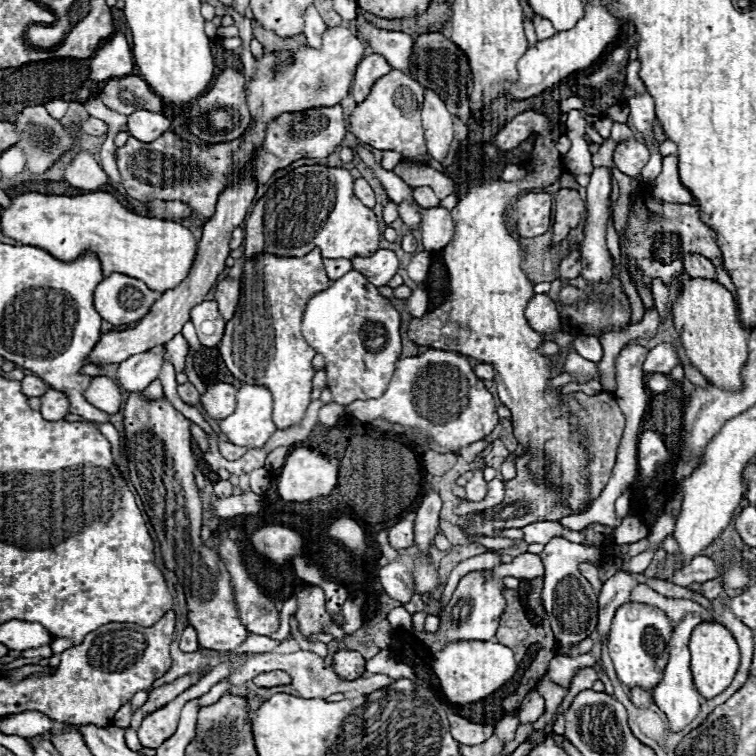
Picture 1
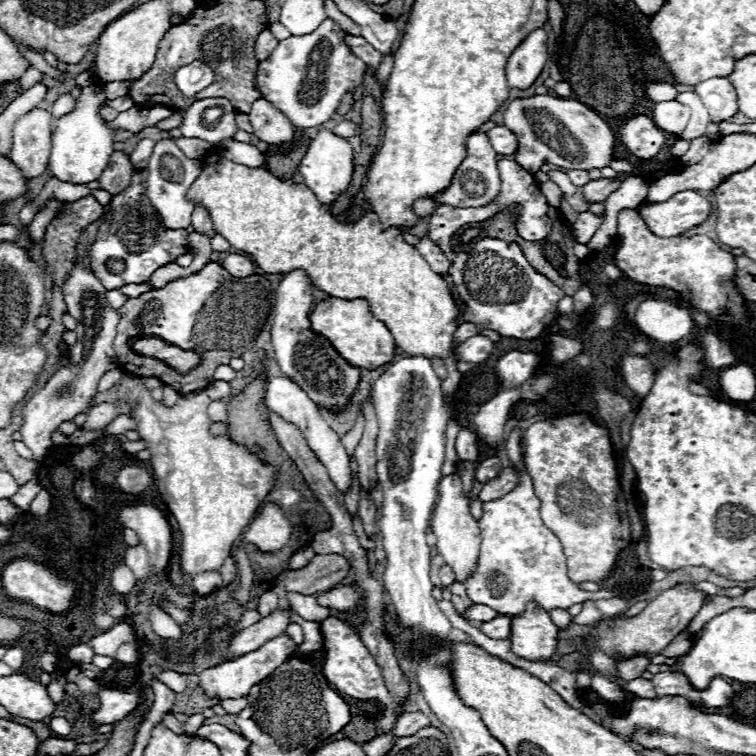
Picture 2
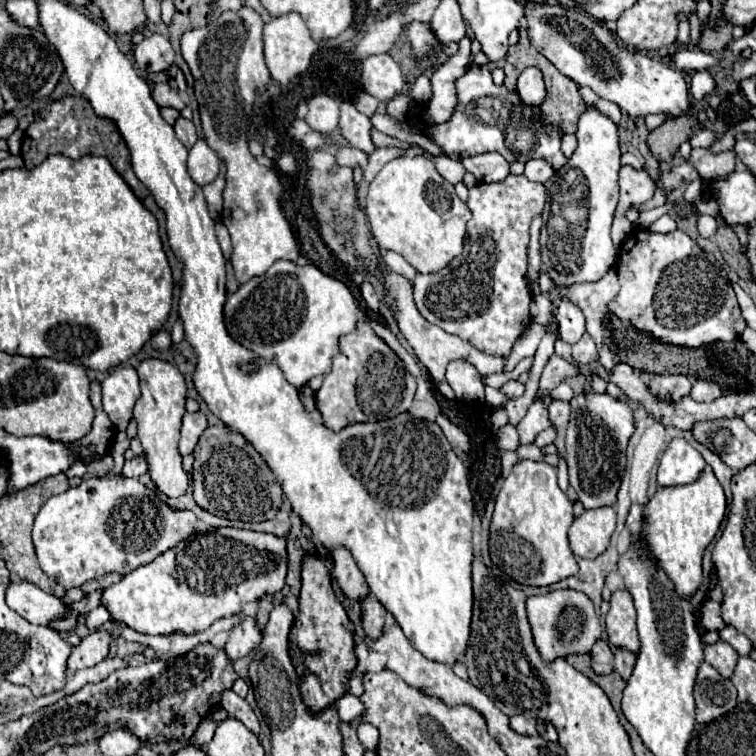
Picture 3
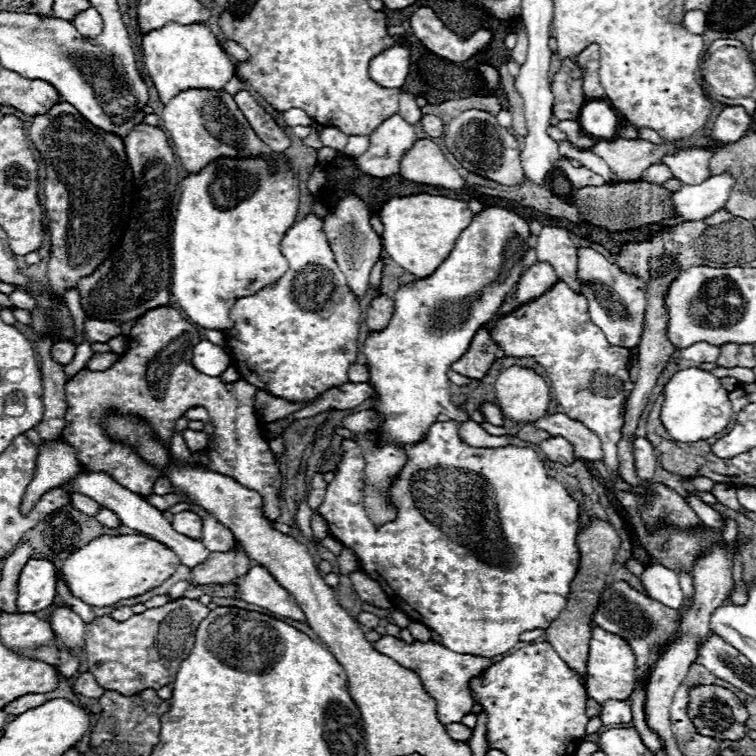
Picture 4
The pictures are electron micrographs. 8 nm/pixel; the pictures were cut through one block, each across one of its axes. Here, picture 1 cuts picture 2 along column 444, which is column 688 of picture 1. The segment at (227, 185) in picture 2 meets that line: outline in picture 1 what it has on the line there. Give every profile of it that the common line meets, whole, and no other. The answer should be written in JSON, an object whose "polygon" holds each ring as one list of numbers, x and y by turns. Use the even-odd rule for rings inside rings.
{"polygon":[[690,278,680,282,680,296,672,306,674,326,680,334,680,340,686,348,686,354,694,368,718,388,724,390,740,390,742,382,742,368,748,360,748,336,746,330,736,314,736,302,732,294,718,282,710,282,704,278]]}

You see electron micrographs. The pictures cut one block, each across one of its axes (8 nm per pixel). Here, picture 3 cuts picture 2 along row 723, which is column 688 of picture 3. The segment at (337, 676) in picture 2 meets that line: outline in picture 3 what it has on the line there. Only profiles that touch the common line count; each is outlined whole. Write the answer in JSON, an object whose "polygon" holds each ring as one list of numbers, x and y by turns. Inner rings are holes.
{"polygon":[[664,374,664,376,652,376,648,390,658,400,670,400,680,402,684,396,690,394,690,380,682,374]]}

